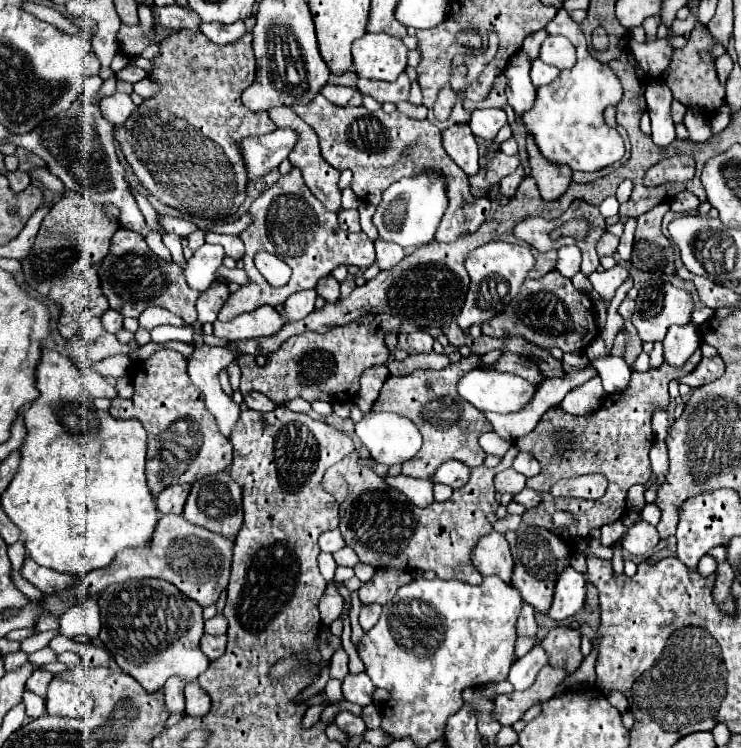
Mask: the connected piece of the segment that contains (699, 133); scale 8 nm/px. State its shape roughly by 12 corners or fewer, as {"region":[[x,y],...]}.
{"region":[[689,107],[683,125],[689,139],[699,143],[711,137],[709,117]]}

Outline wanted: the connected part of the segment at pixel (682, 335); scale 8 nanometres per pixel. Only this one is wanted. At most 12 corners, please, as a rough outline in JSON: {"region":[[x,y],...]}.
{"region":[[689,321],[671,327],[665,361],[683,365],[699,347],[699,325]]}

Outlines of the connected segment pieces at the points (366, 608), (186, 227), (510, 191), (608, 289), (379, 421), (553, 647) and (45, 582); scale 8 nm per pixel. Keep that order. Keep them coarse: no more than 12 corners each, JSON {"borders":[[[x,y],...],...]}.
{"borders":[[[363,605],[359,623],[363,631],[377,623],[381,605]],[[159,216],[159,223],[169,233],[186,237],[195,226],[182,218]],[[523,167],[503,177],[499,185],[501,195],[513,197],[525,173]],[[615,265],[603,273],[591,273],[589,281],[607,305],[627,279],[627,269]],[[369,411],[355,433],[383,465],[405,463],[421,449],[415,423]],[[555,627],[541,641],[551,667],[575,673],[581,633]],[[25,557],[21,575],[43,593],[64,591],[77,577]]]}

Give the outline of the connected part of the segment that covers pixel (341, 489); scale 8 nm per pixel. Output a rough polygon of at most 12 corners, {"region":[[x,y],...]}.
{"region":[[359,451],[327,469],[339,531],[361,563],[431,569],[475,585],[471,551],[493,531],[493,477],[425,509]]}

